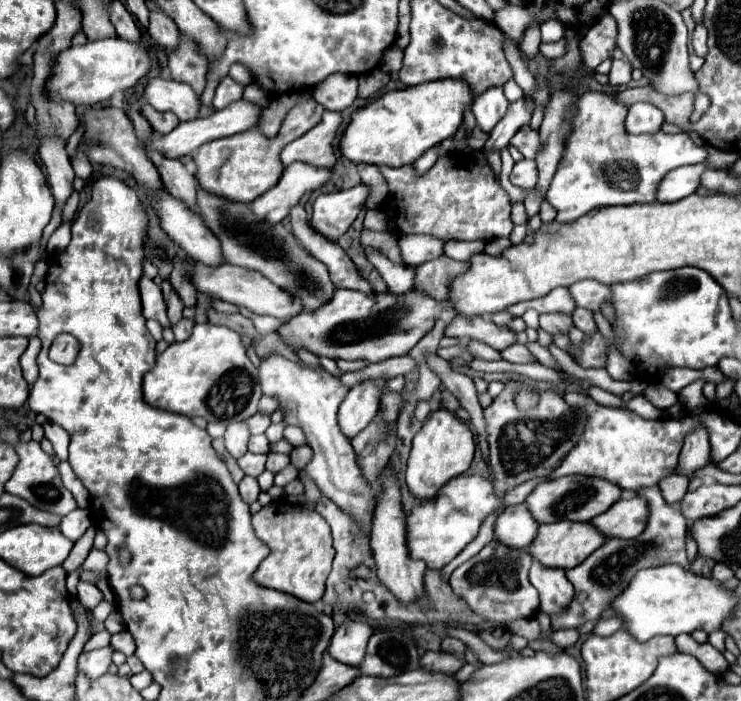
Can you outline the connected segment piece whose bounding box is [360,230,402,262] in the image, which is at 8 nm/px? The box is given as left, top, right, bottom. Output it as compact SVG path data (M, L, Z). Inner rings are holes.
M362 230L362 246L374 246L380 252L384 252L392 262L402 262L400 258L400 250L398 250L398 236L392 232L370 232L370 230Z

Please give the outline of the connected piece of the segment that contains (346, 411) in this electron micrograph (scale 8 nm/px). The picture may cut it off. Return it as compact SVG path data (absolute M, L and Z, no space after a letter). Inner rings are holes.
M364 380L356 384L338 410L338 426L346 438L354 438L360 430L372 422L378 412L380 392L384 388L384 380Z

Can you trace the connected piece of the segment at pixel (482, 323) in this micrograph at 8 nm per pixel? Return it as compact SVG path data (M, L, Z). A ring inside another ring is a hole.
M456 314L450 324L444 330L446 336L454 336L454 338L474 338L480 340L488 346L492 346L494 350L504 350L506 344L512 346L516 342L516 334L512 330L508 330L506 326L496 326L490 320L484 320L480 316L476 318L468 318L462 314Z

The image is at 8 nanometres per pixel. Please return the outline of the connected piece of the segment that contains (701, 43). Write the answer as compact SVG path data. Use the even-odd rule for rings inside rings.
M696 24L696 30L692 34L692 48L698 56L706 56L708 46L706 46L706 28L702 24Z

